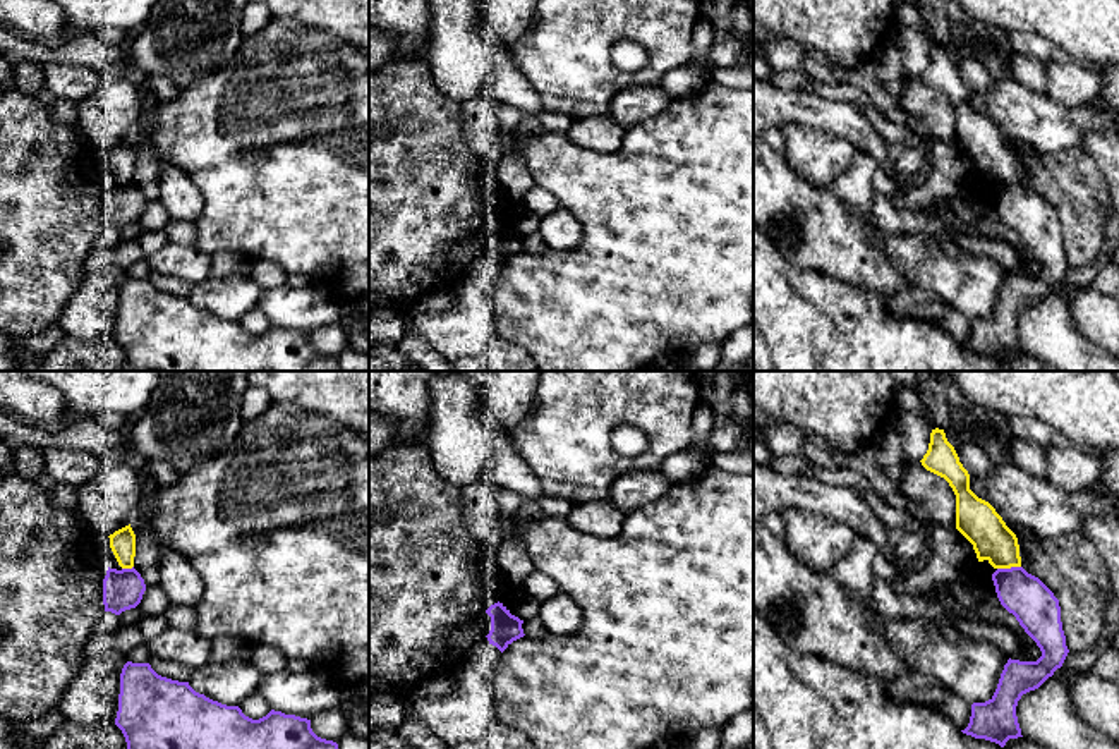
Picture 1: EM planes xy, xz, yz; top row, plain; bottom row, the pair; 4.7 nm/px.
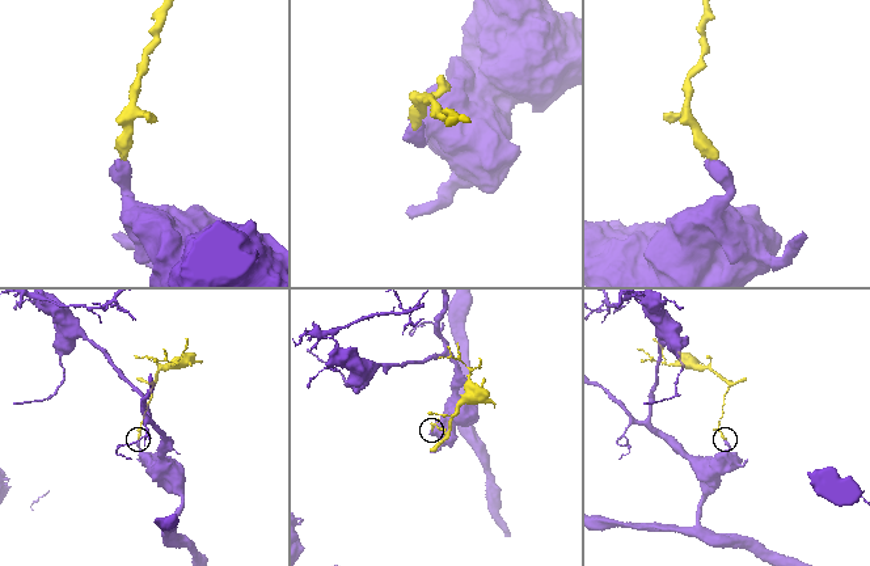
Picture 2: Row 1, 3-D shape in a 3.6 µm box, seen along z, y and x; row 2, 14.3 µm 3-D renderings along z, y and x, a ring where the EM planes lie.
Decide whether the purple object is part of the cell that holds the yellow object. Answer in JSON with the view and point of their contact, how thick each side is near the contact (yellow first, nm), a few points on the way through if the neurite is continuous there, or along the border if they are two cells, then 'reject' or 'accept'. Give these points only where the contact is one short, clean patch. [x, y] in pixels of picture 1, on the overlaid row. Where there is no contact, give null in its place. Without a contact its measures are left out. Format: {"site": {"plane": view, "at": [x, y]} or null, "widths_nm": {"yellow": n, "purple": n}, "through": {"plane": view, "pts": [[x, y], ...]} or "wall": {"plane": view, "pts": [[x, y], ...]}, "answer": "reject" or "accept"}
{"site": {"plane": "yz", "at": [1008, 567]}, "widths_nm": {"yellow": 190, "purple": 200}, "answer": "reject"}

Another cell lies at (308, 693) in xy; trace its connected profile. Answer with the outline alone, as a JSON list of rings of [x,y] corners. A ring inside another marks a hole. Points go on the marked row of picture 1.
[[[288,668],[263,675],[257,692],[271,709],[300,718],[340,708],[343,687],[333,673],[319,668],[292,672]]]

